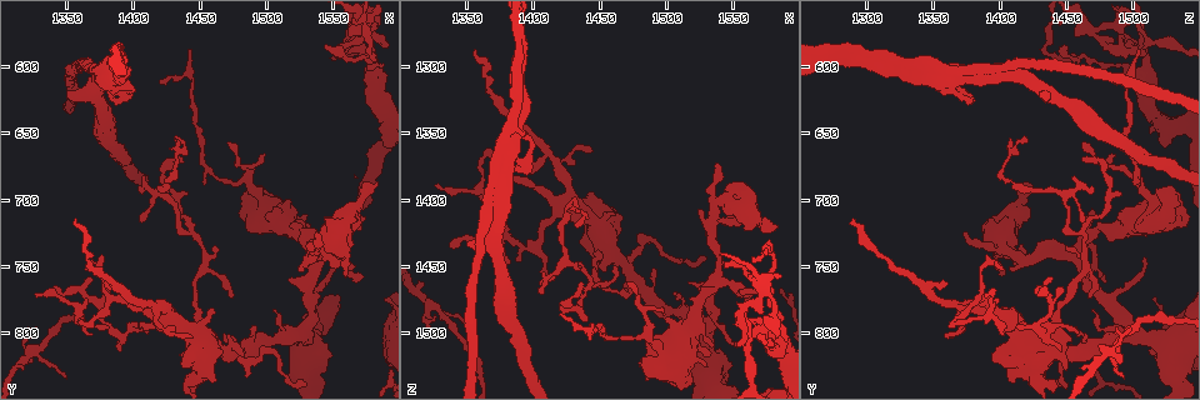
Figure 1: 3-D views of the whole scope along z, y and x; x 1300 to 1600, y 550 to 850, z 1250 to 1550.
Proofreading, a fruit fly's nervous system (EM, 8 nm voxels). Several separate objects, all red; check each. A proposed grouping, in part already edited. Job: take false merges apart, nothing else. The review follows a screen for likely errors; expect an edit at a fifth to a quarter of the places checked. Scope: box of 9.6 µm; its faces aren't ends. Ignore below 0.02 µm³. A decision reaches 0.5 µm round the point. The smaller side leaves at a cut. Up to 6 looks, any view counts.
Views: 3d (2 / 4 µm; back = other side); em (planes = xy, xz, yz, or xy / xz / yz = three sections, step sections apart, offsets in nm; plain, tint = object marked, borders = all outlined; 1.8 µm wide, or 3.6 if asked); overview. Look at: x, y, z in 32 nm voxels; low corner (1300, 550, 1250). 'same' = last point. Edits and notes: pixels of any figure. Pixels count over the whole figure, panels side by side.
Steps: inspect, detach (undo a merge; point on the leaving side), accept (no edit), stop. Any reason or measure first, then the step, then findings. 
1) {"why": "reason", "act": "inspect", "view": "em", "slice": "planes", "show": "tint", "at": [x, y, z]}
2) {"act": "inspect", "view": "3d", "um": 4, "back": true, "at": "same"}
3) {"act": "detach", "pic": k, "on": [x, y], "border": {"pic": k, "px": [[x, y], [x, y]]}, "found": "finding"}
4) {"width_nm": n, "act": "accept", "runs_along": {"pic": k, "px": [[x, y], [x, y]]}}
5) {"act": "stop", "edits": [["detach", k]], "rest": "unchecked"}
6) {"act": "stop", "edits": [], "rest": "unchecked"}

{"why": "sharp bend", "act": "inspect", "view": "em", "slice": "planes", "show": "tint", "at": [1536, 742, 1414]}

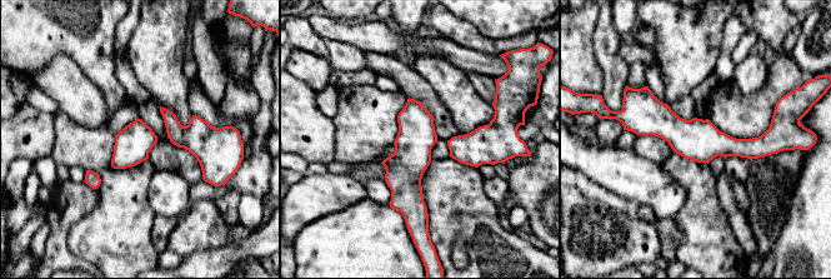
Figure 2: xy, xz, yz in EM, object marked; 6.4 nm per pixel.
{"act": "accept", "runs_along": {"pic": 2, "px": [[626, 125], [729, 147], [775, 133]]}, "found": "all the same cell"}

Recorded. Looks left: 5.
{"why": "four or more arms meet", "act": "inspect", "view": "em", "um": 3.6, "slice": "yz", "step": 16, "show": "tint", "at": [1458, 808, 1444]}

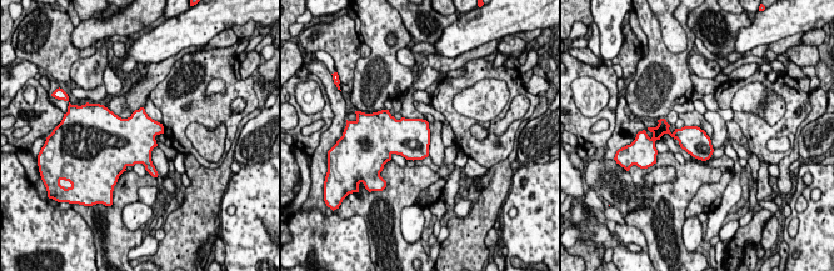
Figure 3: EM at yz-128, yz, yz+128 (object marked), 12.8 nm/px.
{"width_nm": 340, "act": "accept", "found": "one cell here"}

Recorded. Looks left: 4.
{"why": "thin neck", "act": "inspect", "view": "3d", "um": 2, "at": [1362, 790, 1380]}

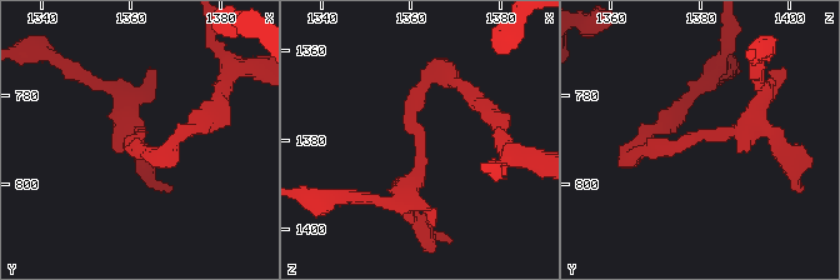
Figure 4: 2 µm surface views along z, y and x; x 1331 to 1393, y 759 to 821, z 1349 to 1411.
{"act": "inspect", "view": "em", "slice": "yz", "step": 8, "show": "tint", "at": [1362, 791, 1381]}

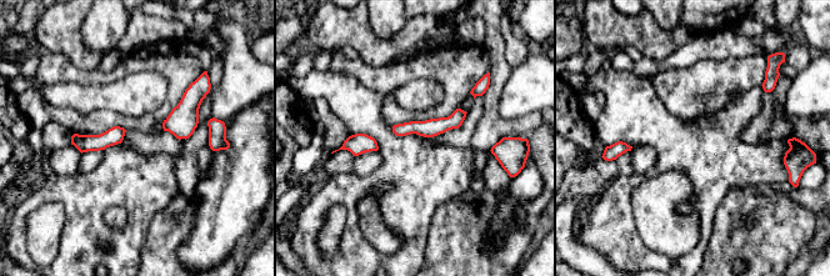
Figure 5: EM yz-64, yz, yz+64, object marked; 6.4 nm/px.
{"why": "another direction", "act": "inspect", "view": "em", "slice": "planes", "show": "tint", "at": "same"}

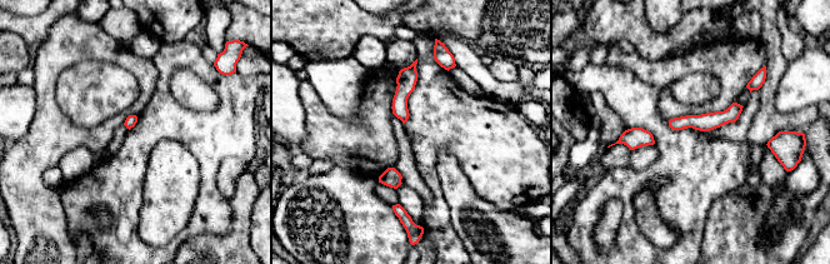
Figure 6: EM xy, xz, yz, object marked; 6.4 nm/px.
{"act": "accept", "runs_along": {"pic": 6, "px": [[739, 108], [709, 121], [671, 123]]}, "found": "one cell here"}

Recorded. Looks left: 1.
{"act": "stop", "edits": [], "rest": "unchecked"}

